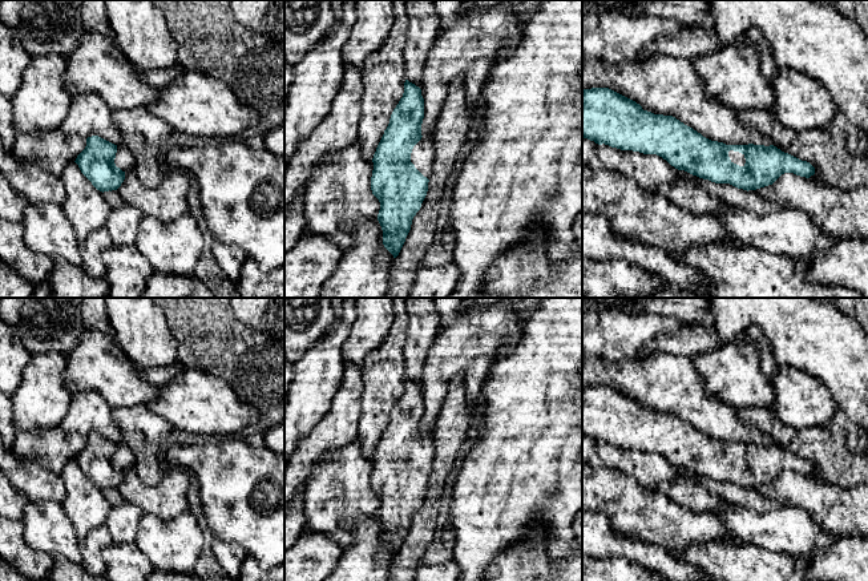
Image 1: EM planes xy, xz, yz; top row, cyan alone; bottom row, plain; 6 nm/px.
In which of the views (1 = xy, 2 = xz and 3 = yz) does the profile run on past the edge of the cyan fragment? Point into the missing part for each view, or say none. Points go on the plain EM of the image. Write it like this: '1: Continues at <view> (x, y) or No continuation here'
1: Continues at xy (124, 458)
2: Continues at xz (423, 451)
3: Continues at yz (735, 455)

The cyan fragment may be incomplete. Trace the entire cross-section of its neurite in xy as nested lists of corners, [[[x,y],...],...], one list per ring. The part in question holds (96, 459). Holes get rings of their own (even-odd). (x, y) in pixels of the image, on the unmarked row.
[[[98,433],[86,436],[85,447],[74,459],[81,471],[100,489],[117,488],[125,472],[134,469],[136,456],[122,441],[114,443]]]

